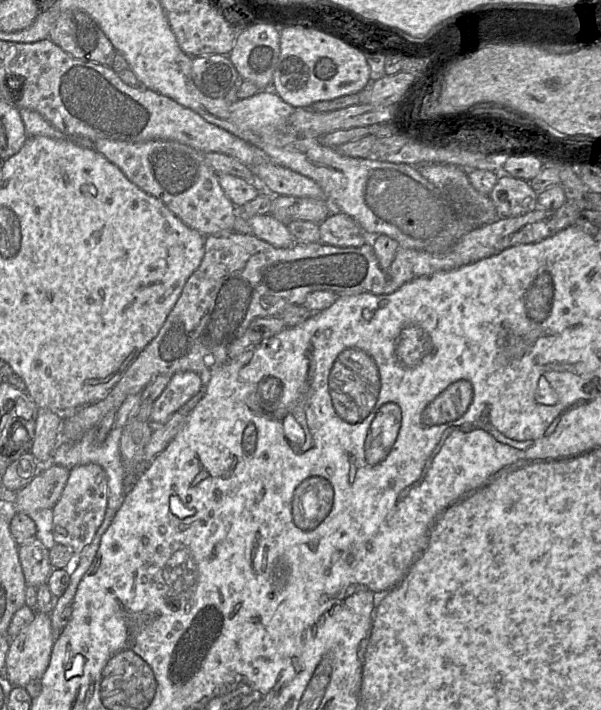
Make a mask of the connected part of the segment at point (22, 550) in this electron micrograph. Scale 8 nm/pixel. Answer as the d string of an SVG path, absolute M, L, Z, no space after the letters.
M38 537L18 546L19 560L26 585L39 587L47 584L51 571L49 549Z

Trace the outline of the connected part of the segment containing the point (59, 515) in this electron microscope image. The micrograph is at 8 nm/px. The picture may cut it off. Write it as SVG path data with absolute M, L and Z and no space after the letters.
M89 463L71 469L60 498L53 506L52 540L72 548L78 555L89 545L103 522L108 504L108 477L98 464Z

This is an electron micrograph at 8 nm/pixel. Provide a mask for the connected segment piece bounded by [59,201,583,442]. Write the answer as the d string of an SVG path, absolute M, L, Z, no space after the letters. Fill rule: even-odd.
M566 201L559 209L534 211L513 218L499 218L493 223L474 228L464 234L446 253L435 255L426 251L400 248L389 268L380 267L371 239L360 247L338 247L322 242L296 242L288 248L275 247L254 234L241 234L236 231L209 235L204 240L204 256L199 267L187 279L174 307L168 314L157 336L139 353L130 364L123 377L110 390L106 397L98 402L79 408L75 414L64 418L61 423L59 440L77 442L90 429L94 428L103 416L113 408L120 408L124 400L133 394L141 394L150 381L159 375L174 375L178 372L214 370L228 359L230 344L239 338L249 324L259 317L278 317L288 306L304 306L307 295L315 291L331 291L340 295L372 293L390 294L404 284L437 272L451 271L495 255L511 246L536 243L551 237L559 231L574 225L580 220L581 210L574 202Z

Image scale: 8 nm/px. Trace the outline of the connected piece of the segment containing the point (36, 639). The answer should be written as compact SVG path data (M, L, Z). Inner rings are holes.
M36 612L33 621L23 627L14 638L10 638L10 647L6 656L5 676L14 686L21 687L25 687L32 680L41 679L49 665L53 645L54 631L50 614Z

